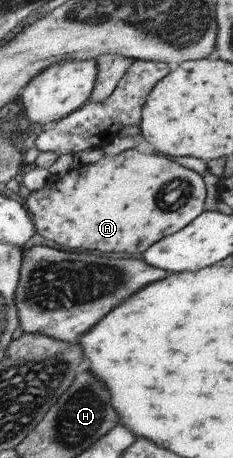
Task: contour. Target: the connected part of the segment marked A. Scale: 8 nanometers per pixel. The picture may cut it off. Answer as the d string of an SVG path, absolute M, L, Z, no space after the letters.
M134 147L115 156L104 156L95 163L76 165L55 182L54 188L30 192L25 203L33 215L37 232L62 248L100 250L106 254L144 254L154 243L180 232L203 214L206 191L204 177L198 172L164 155L149 154L143 147Z

